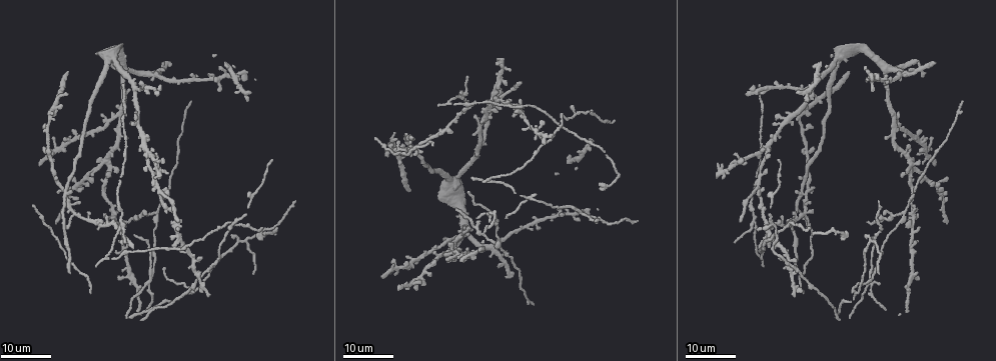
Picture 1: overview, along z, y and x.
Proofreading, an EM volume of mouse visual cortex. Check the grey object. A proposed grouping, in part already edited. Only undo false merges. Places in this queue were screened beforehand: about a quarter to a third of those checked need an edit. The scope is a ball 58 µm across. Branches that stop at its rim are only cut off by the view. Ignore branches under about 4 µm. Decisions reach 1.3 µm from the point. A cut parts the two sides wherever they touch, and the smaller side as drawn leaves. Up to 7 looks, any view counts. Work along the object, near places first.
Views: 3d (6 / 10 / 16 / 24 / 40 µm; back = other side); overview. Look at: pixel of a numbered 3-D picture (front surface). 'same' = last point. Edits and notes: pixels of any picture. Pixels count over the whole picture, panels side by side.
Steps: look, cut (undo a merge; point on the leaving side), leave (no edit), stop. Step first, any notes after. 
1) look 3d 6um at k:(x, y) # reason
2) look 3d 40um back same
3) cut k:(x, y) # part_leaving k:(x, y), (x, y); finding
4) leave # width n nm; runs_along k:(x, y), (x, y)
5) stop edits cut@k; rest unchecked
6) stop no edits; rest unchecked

look 3d 24um at 1:(159, 186) # four or more arms meet

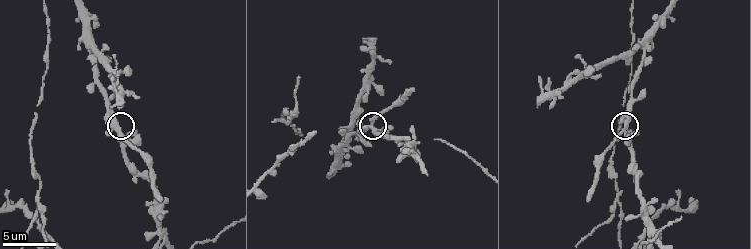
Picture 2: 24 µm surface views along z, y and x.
look 3d 10um at 2:(369, 125)

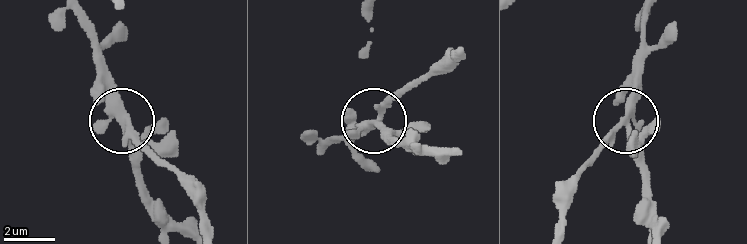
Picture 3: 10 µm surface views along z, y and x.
leave # arms 4; continuous, no second cell

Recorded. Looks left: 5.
look 3d 24um at 1:(528, 199) # looks like a crossing

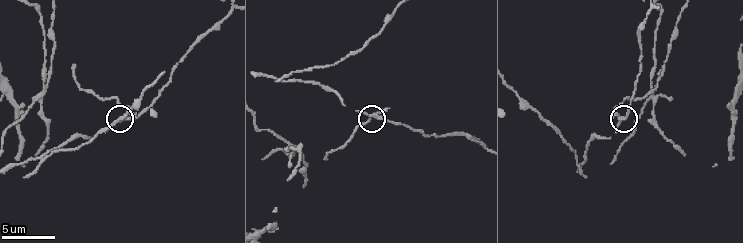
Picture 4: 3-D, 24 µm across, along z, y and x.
look 3d 6um at 4:(620, 117)

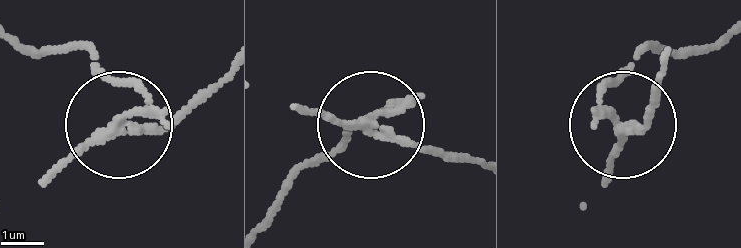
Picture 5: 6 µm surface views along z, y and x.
cut 5:(92, 74) # side_arm 33 um; arms 4; a second cell is stuck on

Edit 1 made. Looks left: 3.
look 3d 16um at 4:(653, 95) # arms run side by side

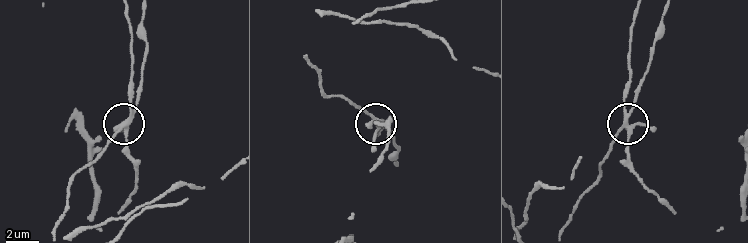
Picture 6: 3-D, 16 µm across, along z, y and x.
look 3d 16um back at 6:(126, 125)

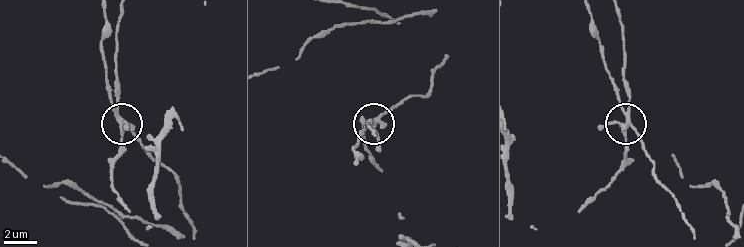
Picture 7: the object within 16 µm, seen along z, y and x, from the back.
cut 7:(126, 126) # part_leaving 7:(119, 120), (115, 73), (115, 28), (119, 16); a second cell is stuck on

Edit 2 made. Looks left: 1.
stop edits cut@5, cut@7; rest unchecked

